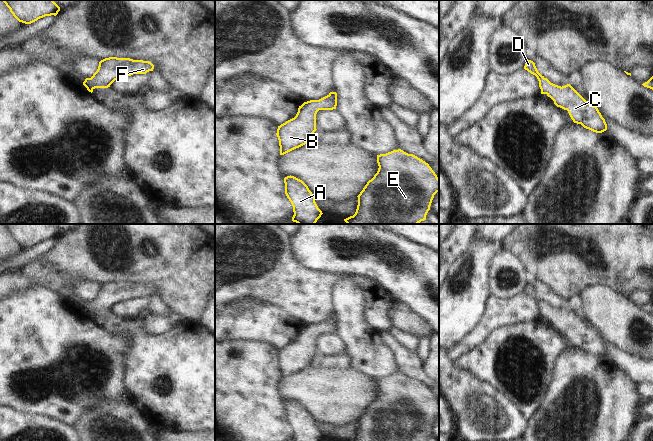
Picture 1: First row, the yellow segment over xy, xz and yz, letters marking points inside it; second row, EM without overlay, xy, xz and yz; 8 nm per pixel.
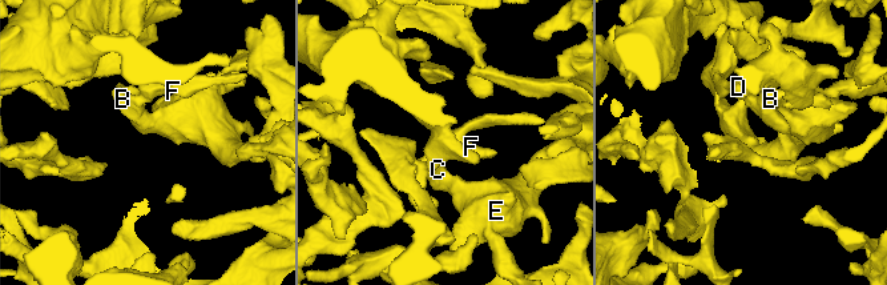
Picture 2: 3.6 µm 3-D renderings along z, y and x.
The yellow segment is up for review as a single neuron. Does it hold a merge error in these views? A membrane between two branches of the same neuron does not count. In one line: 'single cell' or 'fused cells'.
single cell

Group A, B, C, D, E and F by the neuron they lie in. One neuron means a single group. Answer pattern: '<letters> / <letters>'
A B C D E F

